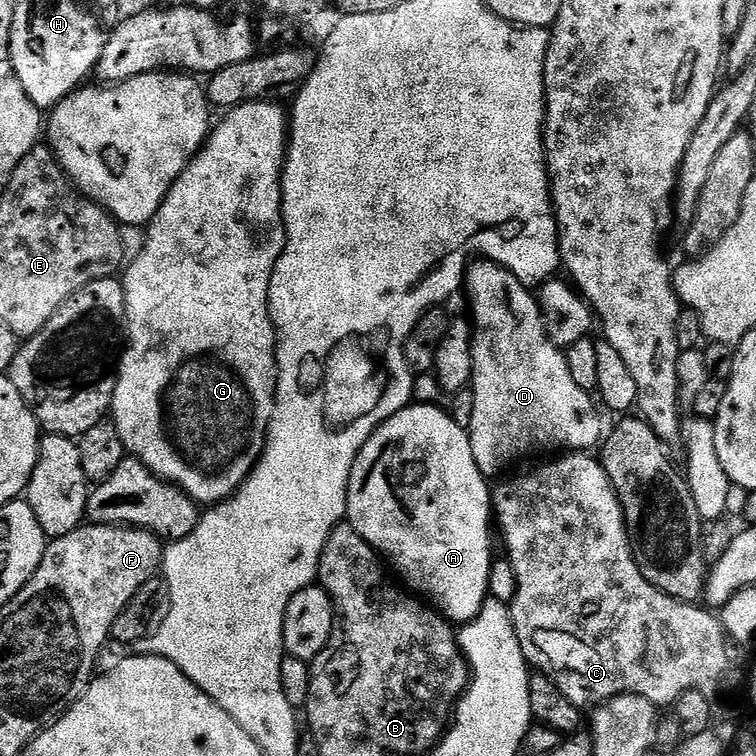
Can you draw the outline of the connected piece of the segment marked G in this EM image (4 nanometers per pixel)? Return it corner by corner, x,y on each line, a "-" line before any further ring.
255,100
253,104
239,104
223,113
224,121
208,133
200,151
182,170
174,186
166,194
162,206
147,225
142,254
127,265
122,276
126,298
126,343
118,360
116,389
110,409
111,423
116,425
124,443
125,453
131,454
159,476
176,485
201,506
215,506
236,495
248,475
264,455
264,443
268,441
268,427
276,405
276,330
272,326
272,314
268,310
268,291
274,266
284,249
284,211
280,179
284,173
284,156
288,152
288,125
290,116
281,105
267,100

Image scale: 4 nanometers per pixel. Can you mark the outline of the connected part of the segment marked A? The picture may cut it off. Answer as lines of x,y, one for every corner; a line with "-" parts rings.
413,402
382,422
366,446
362,446
352,467
347,523
358,530
360,537
391,565
394,572
396,567
395,575
409,589
431,601
453,625
469,624
489,599
488,583
494,553
491,552
488,520
490,524
493,516
490,484
474,462
467,431
458,426
445,409
443,412
432,404

